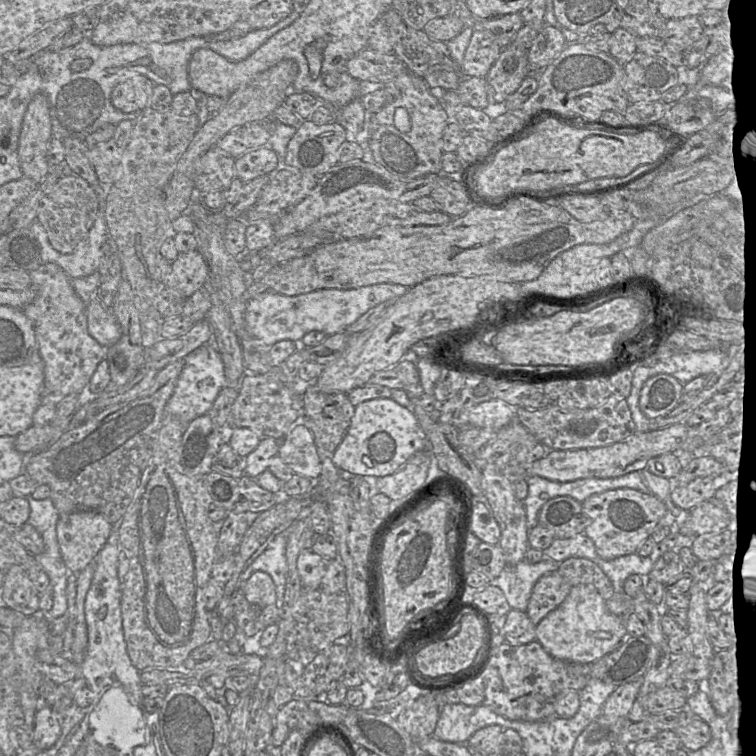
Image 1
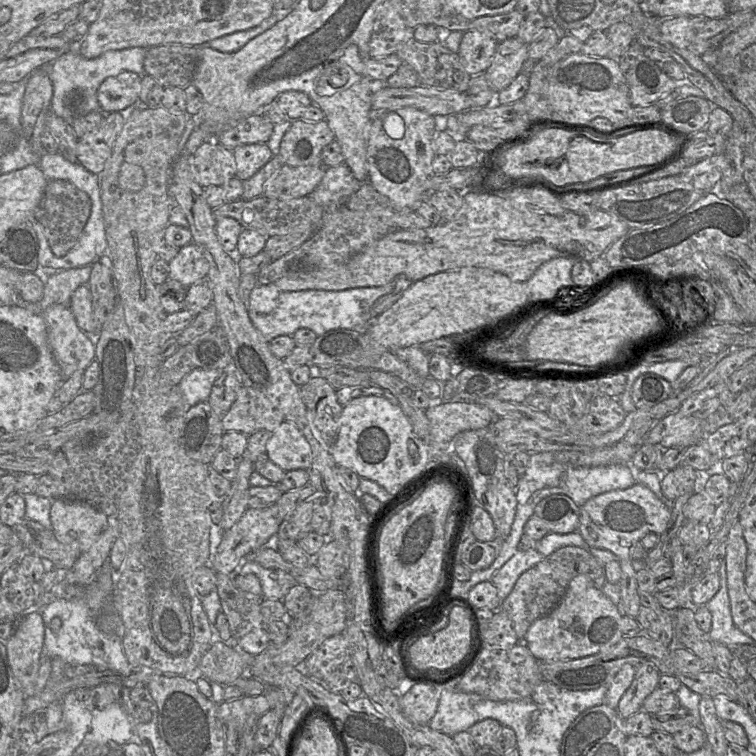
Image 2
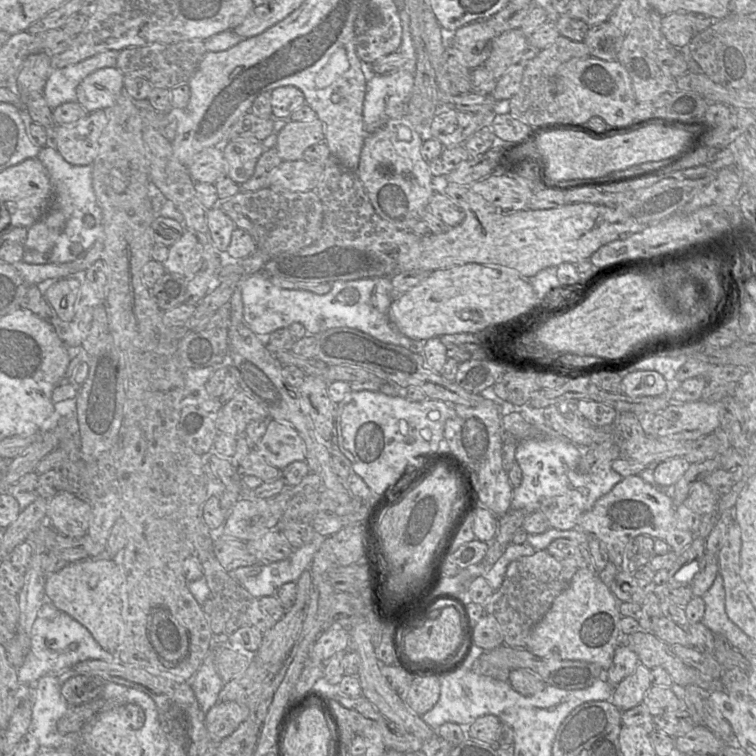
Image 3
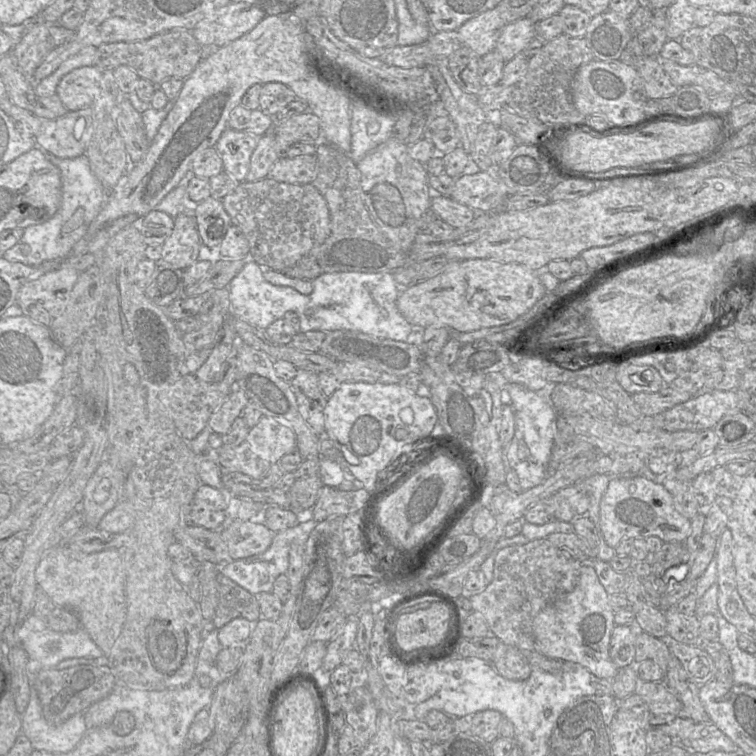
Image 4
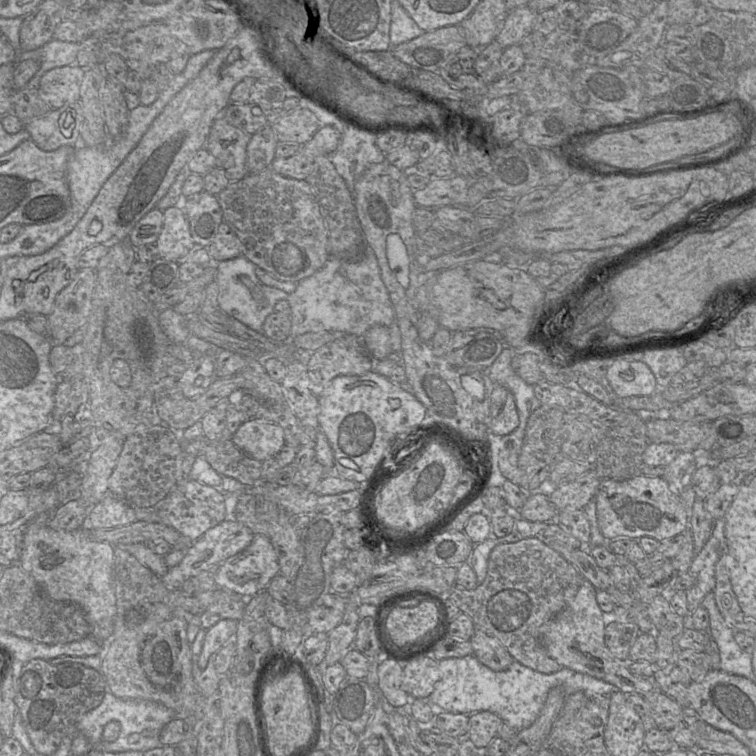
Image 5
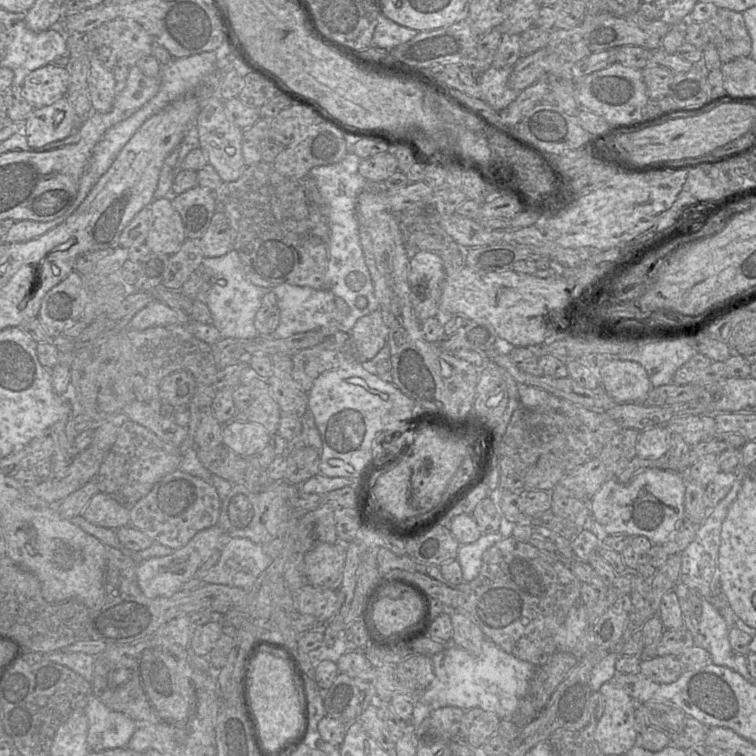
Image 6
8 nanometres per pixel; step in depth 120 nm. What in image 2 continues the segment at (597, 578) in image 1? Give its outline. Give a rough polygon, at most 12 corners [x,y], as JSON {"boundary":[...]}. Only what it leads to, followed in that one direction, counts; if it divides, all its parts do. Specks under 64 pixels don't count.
{"boundary":[[564,546],[545,557],[598,589],[607,582],[604,565],[588,550]]}

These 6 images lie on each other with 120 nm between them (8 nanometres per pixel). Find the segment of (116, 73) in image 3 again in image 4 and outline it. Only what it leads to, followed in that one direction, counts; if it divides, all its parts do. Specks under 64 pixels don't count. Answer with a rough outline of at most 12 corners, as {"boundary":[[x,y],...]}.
{"boundary":[[72,70],[56,95],[68,111],[91,107],[102,71]]}

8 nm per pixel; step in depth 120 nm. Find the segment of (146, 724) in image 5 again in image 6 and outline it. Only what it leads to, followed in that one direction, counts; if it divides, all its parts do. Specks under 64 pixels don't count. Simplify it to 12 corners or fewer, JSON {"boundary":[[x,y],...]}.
{"boundary":[[94,696],[84,711],[87,744],[126,747],[137,729],[132,718]]}

